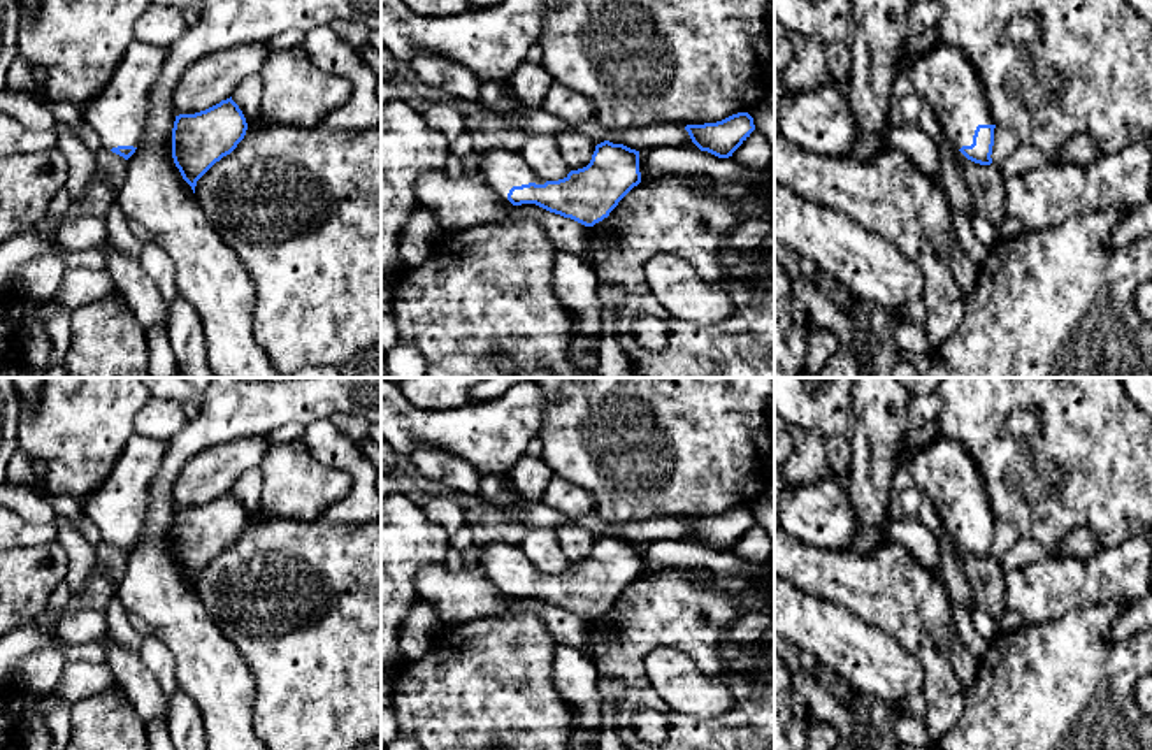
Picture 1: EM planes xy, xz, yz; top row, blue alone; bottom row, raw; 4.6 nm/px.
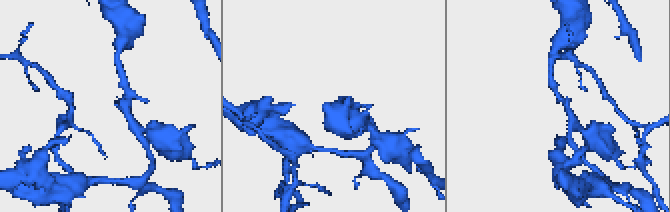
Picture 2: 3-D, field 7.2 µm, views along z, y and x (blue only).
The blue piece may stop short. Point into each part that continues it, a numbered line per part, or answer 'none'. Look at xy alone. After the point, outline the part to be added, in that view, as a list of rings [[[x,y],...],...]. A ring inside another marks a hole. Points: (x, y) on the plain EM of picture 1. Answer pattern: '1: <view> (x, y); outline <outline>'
1: xy (118, 508); outline [[[132,434],[111,474],[84,501],[84,516],[95,523],[102,544],[137,541],[148,515],[148,487],[162,465],[167,443]]]

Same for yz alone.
1: yz (943, 471); outline [[[941,436],[908,455],[904,467],[955,543],[973,537],[978,518],[994,518],[980,467],[961,441]]]

